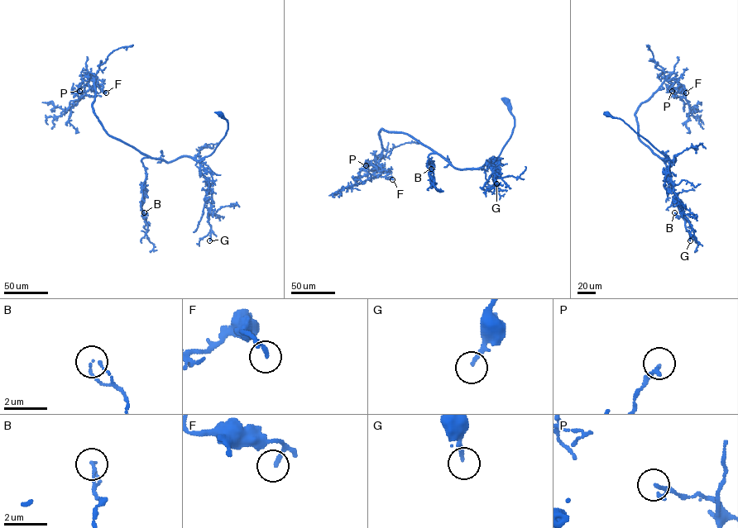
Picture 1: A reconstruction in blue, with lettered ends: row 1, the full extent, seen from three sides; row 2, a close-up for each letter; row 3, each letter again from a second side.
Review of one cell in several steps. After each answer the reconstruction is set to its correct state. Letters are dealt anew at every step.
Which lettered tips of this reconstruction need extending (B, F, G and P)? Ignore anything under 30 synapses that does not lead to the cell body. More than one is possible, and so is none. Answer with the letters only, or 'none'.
G

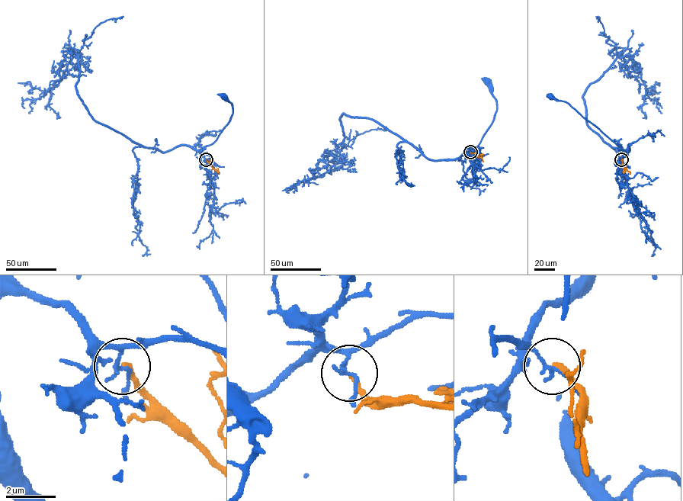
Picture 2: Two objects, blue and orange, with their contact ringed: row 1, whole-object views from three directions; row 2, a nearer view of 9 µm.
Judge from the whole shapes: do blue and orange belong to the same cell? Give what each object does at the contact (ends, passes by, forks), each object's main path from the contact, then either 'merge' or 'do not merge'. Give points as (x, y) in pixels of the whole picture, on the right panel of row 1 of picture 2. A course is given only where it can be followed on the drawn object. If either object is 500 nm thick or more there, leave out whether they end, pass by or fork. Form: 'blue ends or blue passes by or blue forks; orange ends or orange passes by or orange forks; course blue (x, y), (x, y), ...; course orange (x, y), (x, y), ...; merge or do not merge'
blue passes by; orange ends; course blue (621, 159), (624, 151), (619, 146), (567, 103), (557, 101), (551, 96); course orange (621, 159), (630, 174); do not merge

